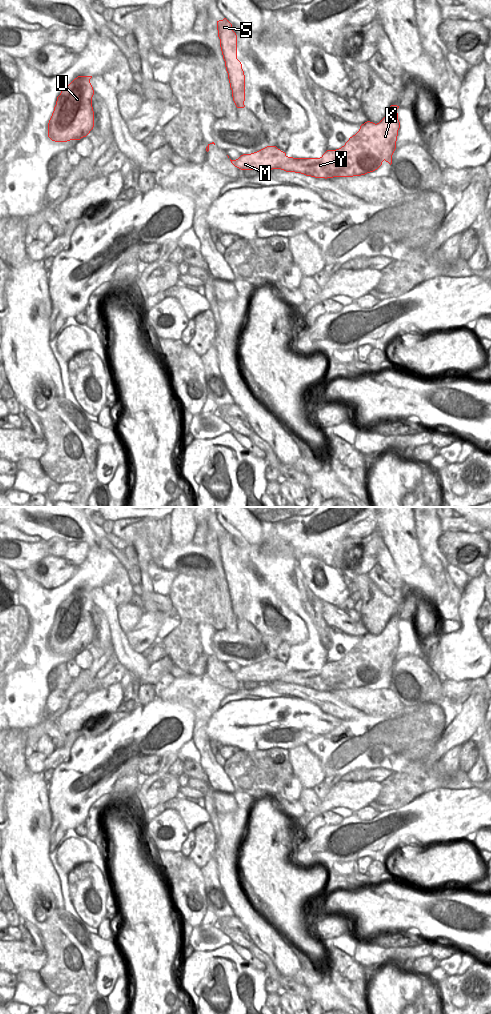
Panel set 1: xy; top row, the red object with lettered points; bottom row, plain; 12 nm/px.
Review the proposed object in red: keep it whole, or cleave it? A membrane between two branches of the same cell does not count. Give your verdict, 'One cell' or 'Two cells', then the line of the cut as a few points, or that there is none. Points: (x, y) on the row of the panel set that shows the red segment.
Two cells. Split along xy (258, 151), (264, 157), (284, 152).

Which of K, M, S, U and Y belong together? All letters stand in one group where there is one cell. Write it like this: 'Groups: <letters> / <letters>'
Groups: K M U Y / S.

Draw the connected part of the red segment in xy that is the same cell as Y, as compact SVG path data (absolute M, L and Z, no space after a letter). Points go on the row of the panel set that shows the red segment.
M391 105L379 123L365 122L344 146L336 150L327 150L320 158L285 160L286 153L264 158L263 153L257 151L243 154L238 159L230 161L241 170L266 172L281 169L315 178L365 175L377 170L384 160L392 164L400 128L398 108L397 105Z

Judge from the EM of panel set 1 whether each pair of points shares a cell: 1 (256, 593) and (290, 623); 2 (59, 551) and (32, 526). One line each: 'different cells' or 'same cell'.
1: same cell
2: different cells

